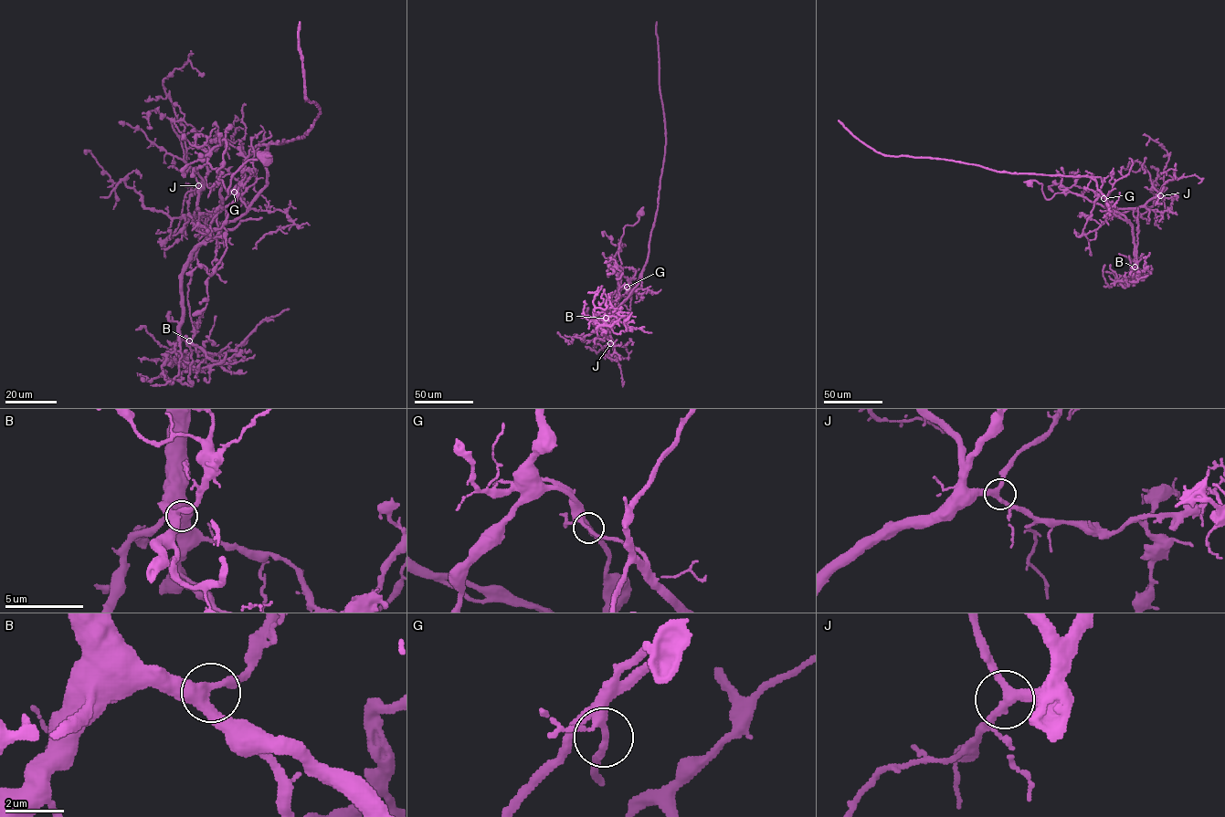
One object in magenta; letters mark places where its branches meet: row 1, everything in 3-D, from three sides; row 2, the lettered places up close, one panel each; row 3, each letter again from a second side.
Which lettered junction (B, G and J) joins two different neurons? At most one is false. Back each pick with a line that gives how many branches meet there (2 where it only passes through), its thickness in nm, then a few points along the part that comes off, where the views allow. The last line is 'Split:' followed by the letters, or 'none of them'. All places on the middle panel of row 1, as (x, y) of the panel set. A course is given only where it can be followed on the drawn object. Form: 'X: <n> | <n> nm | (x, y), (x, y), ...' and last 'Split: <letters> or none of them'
G: 3 | 190 nm | (626, 287), (611, 316), (611, 341), (596, 351), (593, 345), (612, 329)
Split: G

